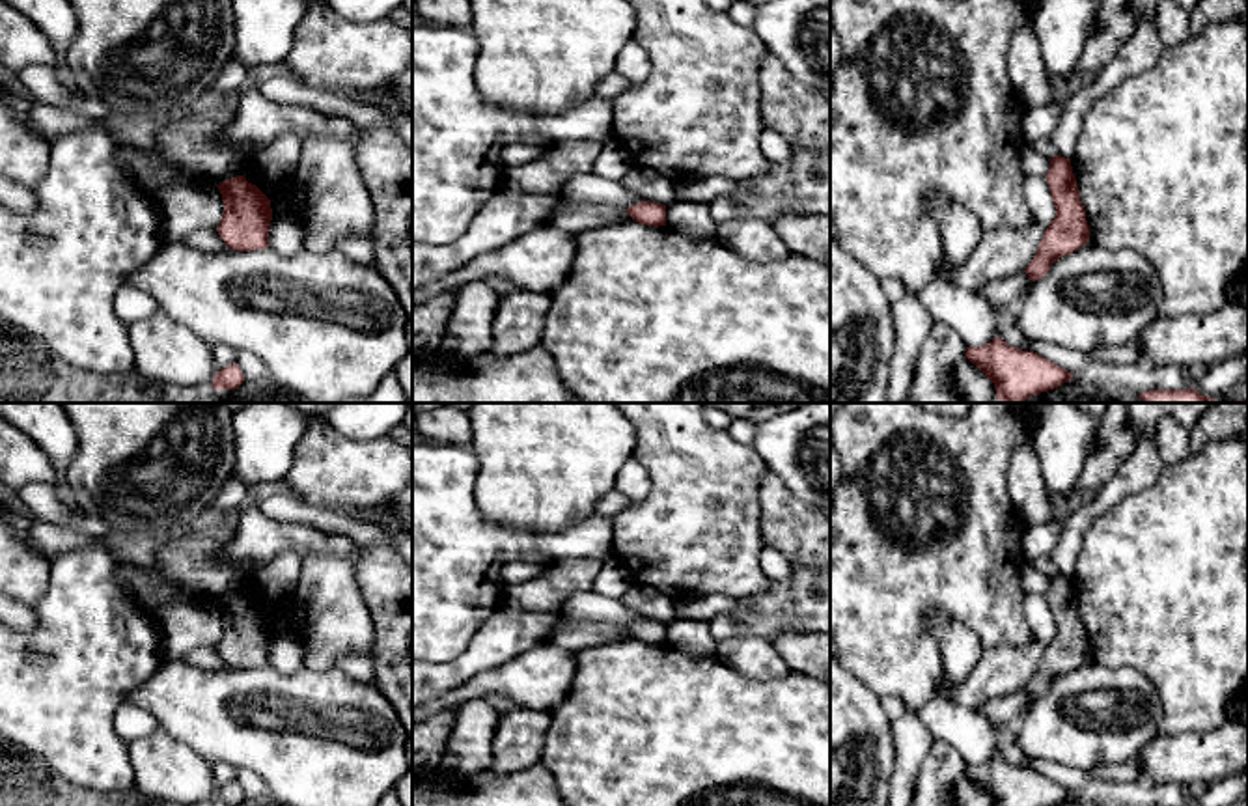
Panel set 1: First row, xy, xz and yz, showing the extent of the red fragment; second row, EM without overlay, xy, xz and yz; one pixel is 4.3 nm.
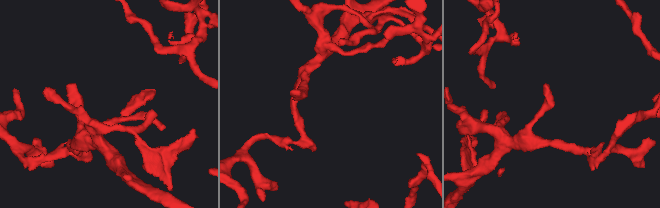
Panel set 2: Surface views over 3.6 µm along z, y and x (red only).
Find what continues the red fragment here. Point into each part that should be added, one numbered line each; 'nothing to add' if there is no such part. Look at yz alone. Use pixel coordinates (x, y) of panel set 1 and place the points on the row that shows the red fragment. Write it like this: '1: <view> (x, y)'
nothing to add

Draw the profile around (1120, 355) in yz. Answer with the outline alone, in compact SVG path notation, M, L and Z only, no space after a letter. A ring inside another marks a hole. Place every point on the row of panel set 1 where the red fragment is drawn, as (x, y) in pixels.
M1138 341L1091 351L1089 354L1099 362L1116 364L1116 366L1136 364L1142 360L1142 351Z

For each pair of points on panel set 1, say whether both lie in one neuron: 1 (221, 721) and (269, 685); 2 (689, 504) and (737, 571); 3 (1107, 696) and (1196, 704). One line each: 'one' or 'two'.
1: one
2: one
3: two

